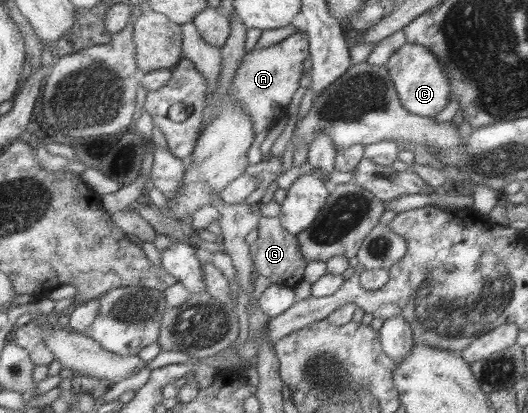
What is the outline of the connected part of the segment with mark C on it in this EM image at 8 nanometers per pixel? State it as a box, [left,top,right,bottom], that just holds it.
[385,43,449,118]

